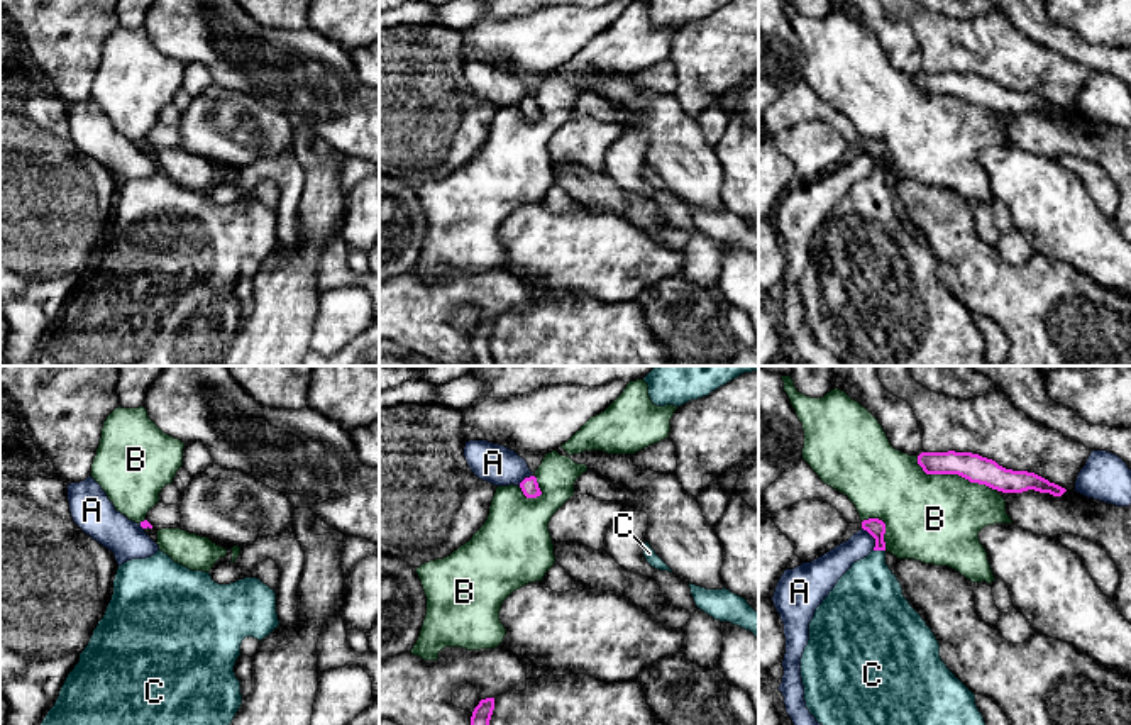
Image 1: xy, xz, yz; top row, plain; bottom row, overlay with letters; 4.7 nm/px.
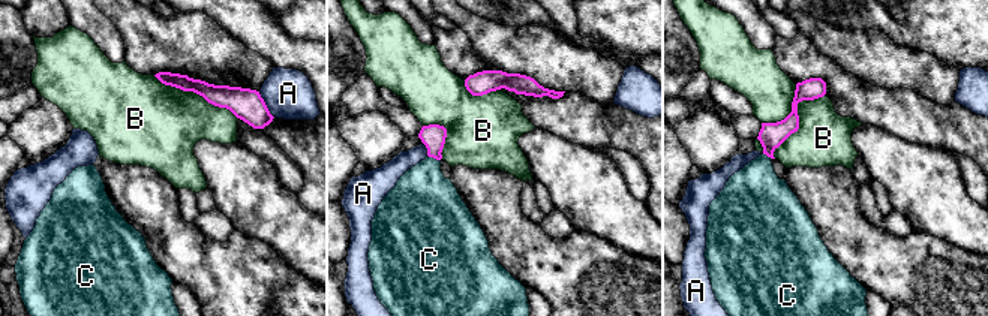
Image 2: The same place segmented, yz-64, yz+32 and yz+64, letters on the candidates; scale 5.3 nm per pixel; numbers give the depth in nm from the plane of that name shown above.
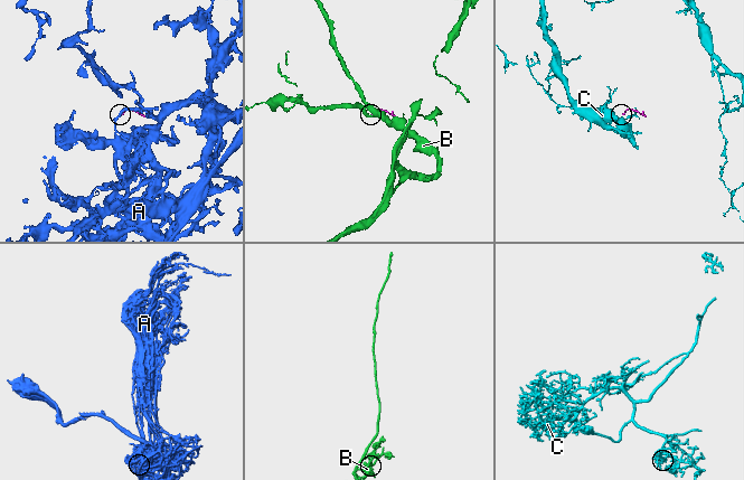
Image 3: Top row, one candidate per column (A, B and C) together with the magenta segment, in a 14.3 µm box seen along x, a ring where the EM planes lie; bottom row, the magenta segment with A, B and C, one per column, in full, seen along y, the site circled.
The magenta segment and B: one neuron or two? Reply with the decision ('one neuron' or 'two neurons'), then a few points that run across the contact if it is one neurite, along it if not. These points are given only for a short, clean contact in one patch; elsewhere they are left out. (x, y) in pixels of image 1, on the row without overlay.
two neurons

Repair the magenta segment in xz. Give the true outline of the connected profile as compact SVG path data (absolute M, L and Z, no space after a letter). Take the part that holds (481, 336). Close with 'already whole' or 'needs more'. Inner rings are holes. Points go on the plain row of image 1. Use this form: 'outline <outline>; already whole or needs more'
outline M494 318L481 320L471 337L471 347L477 366L498 366L489 352Z; already whole

